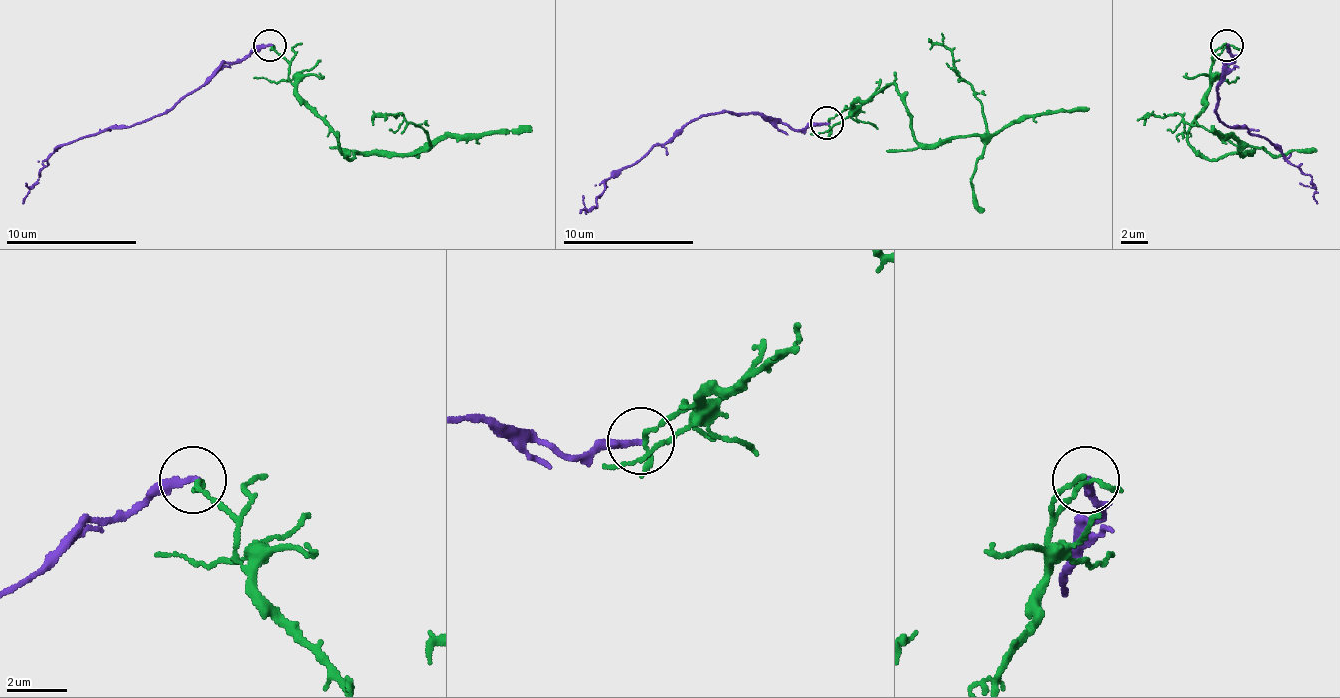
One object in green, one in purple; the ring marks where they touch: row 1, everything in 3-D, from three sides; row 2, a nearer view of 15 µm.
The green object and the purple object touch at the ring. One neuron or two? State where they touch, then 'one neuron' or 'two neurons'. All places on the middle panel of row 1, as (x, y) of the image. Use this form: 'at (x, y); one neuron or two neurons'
at (827, 123); two neurons

